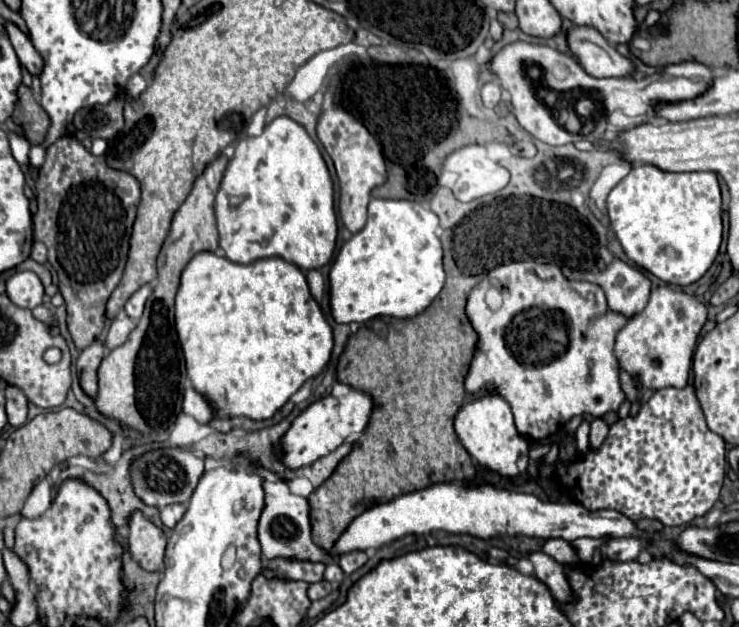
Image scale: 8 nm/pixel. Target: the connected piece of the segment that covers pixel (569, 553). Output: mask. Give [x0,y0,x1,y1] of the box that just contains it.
[542,539,580,565]

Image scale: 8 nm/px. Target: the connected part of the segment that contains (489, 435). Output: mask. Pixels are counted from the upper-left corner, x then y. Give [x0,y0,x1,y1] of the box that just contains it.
[454,395,528,477]

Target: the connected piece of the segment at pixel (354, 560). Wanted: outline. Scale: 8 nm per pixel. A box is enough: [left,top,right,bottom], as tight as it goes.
[338,551,366,575]

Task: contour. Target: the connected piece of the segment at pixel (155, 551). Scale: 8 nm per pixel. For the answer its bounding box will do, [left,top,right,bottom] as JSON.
[128,511,166,571]

